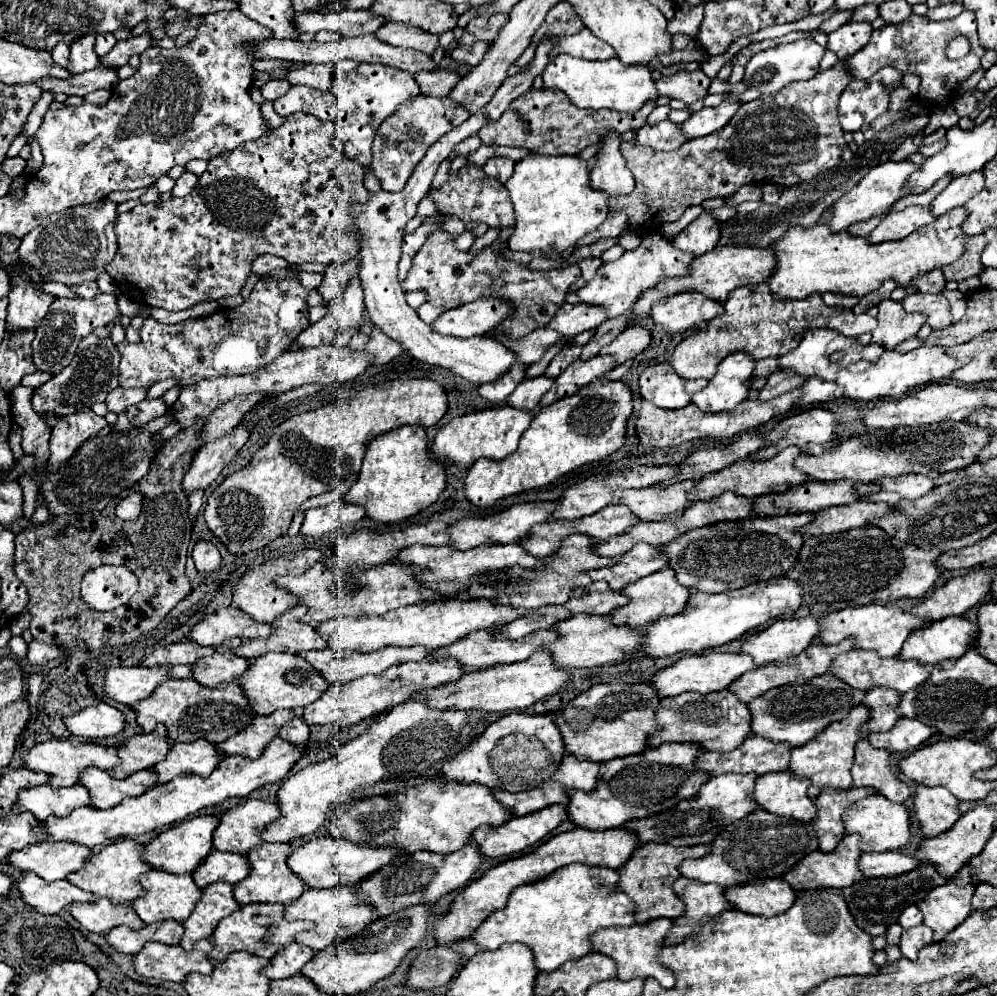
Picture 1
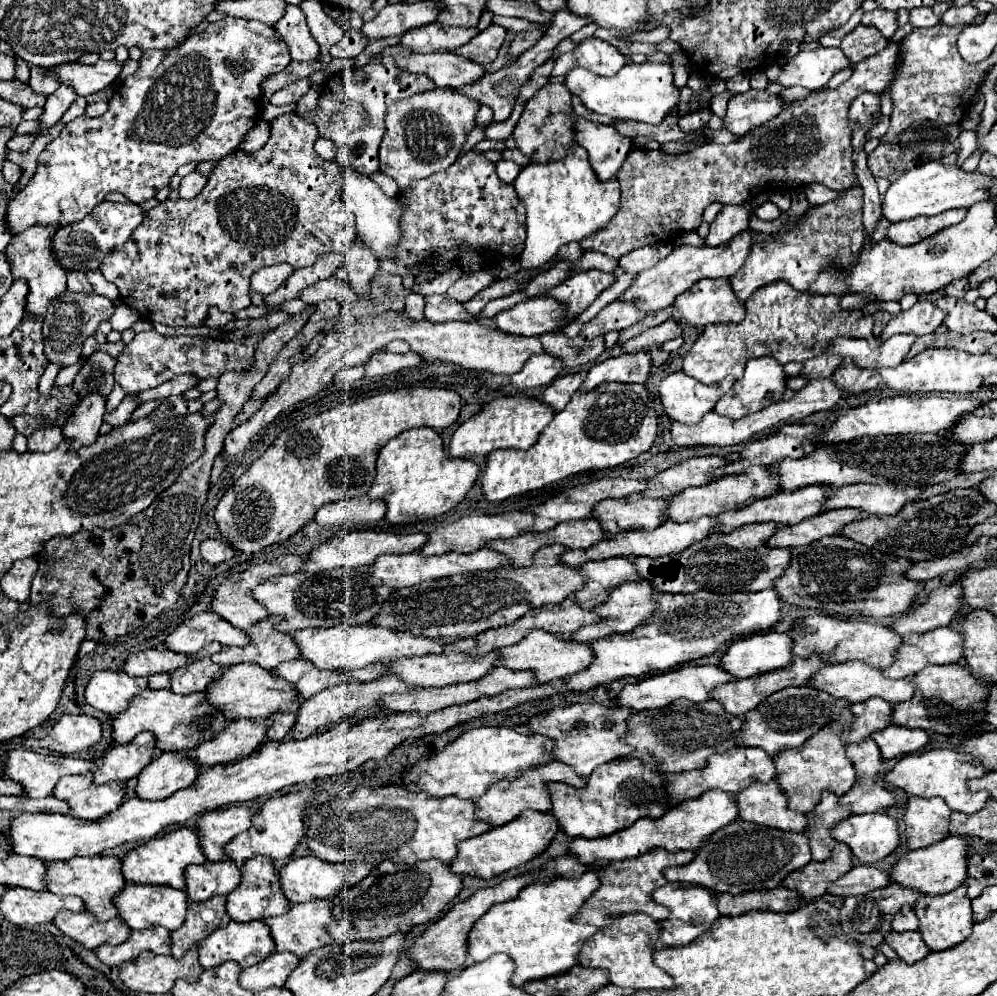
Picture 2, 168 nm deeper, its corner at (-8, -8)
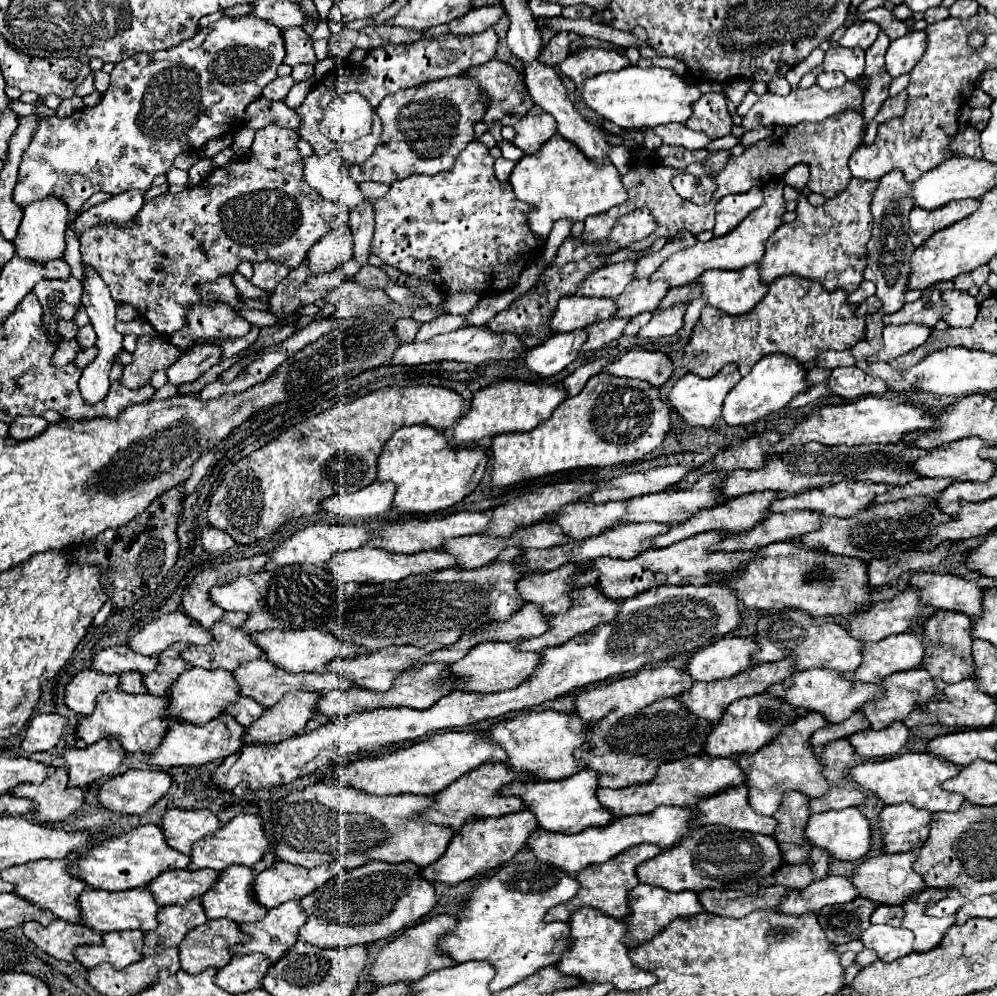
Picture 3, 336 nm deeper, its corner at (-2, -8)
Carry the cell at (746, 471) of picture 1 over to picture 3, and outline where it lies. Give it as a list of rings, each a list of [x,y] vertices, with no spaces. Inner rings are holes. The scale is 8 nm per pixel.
[[[710,472],[710,474],[702,474],[702,478],[698,478],[698,482],[686,490],[674,490],[668,488],[666,492],[656,492],[650,496],[636,496],[634,500],[626,500],[626,522],[662,522],[662,524],[678,524],[688,520],[690,516],[694,516],[700,508],[712,508],[720,502],[718,492],[714,490],[714,486],[724,480],[726,472]]]

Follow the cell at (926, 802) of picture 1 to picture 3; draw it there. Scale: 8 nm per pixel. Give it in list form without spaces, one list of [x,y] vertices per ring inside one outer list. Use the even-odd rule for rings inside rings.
[[[912,804],[884,806],[878,822],[884,854],[916,852],[926,842],[930,818],[928,810],[916,810]]]

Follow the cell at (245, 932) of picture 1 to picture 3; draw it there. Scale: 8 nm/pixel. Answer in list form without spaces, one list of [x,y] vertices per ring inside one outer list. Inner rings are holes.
[[[208,920],[208,924],[192,928],[180,942],[180,968],[198,974],[206,968],[222,968],[230,962],[230,944],[244,942],[246,936],[236,922]]]

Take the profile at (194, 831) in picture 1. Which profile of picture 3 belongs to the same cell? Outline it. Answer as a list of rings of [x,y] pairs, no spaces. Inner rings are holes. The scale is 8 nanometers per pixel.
[[[146,824],[132,828],[120,836],[108,838],[102,844],[90,848],[86,854],[76,856],[68,864],[68,872],[76,876],[84,876],[84,882],[92,888],[98,890],[110,890],[110,892],[120,892],[120,890],[132,890],[132,888],[142,888],[150,880],[154,880],[158,874],[166,870],[176,870],[176,868],[186,868],[190,862],[188,856],[176,852],[170,848],[164,840],[164,834],[158,826]]]

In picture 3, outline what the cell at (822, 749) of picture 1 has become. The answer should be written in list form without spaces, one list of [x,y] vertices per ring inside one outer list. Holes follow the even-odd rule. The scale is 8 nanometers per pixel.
[[[808,712],[808,714],[800,716],[796,722],[786,724],[786,728],[782,728],[782,732],[778,736],[774,736],[774,742],[768,742],[754,754],[740,754],[736,758],[738,766],[746,774],[744,784],[748,786],[750,806],[758,814],[772,816],[778,810],[784,792],[788,792],[788,790],[802,792],[810,798],[820,798],[826,794],[828,782],[822,776],[822,762],[818,760],[814,748],[808,744],[810,736],[824,726],[826,726],[826,722],[824,722],[822,714]]]

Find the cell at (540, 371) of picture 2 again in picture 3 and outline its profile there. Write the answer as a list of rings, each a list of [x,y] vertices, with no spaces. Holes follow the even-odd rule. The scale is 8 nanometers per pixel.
[[[574,330],[566,334],[554,334],[546,342],[538,344],[538,348],[532,348],[524,362],[526,366],[540,376],[552,376],[562,372],[570,362],[576,360],[582,340],[586,340],[584,330]]]

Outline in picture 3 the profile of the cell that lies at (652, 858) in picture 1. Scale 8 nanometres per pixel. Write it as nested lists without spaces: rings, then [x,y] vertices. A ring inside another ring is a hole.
[[[640,844],[640,846],[634,846],[634,848],[628,848],[626,852],[620,852],[618,856],[610,858],[608,862],[604,864],[592,864],[590,868],[584,868],[582,872],[578,872],[576,880],[580,882],[580,890],[578,894],[574,896],[574,900],[568,900],[564,906],[566,910],[562,910],[562,904],[550,908],[550,912],[546,912],[546,922],[556,922],[556,920],[562,920],[566,922],[568,916],[576,910],[576,908],[582,908],[582,906],[590,906],[590,908],[596,908],[598,912],[606,914],[606,916],[612,916],[612,918],[618,918],[622,920],[624,916],[628,916],[628,892],[630,888],[638,886],[638,878],[636,878],[636,866],[644,860],[650,860],[654,856],[658,856],[662,850],[654,844]]]

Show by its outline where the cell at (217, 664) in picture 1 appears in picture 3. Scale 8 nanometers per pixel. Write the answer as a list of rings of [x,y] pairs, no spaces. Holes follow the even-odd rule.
[[[160,654],[158,656],[158,668],[154,668],[154,672],[142,674],[142,684],[148,688],[148,694],[152,696],[164,696],[172,682],[186,670],[188,662],[184,662],[182,658],[172,658],[168,654]]]

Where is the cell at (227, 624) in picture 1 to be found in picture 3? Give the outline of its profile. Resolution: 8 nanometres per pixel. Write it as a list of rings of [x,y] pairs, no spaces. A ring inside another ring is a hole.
[[[178,610],[148,622],[144,628],[132,634],[128,638],[128,648],[144,656],[158,656],[176,642],[210,644],[212,640],[214,638],[206,628],[194,624],[194,620],[190,620],[188,616],[184,616],[184,612]]]

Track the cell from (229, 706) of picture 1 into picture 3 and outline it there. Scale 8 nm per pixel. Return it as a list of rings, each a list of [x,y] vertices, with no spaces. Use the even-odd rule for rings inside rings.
[[[120,690],[104,692],[96,700],[96,708],[90,716],[78,718],[76,738],[82,740],[86,746],[102,740],[102,738],[116,738],[126,752],[152,752],[166,734],[168,726],[174,724],[170,718],[162,718],[162,710],[166,708],[166,700],[150,694],[126,694]]]

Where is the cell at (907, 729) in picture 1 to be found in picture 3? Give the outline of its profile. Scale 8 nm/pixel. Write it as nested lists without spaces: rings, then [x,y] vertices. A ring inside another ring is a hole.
[[[902,722],[890,724],[884,730],[862,730],[848,738],[854,750],[864,758],[894,756],[908,740],[908,728]]]

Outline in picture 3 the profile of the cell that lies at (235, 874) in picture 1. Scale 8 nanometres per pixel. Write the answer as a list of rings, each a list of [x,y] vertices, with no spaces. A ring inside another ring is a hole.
[[[170,870],[162,872],[162,876],[156,876],[150,884],[146,884],[146,890],[154,894],[154,900],[160,906],[184,906],[192,898],[200,898],[206,890],[210,890],[216,880],[218,872],[214,870]]]

